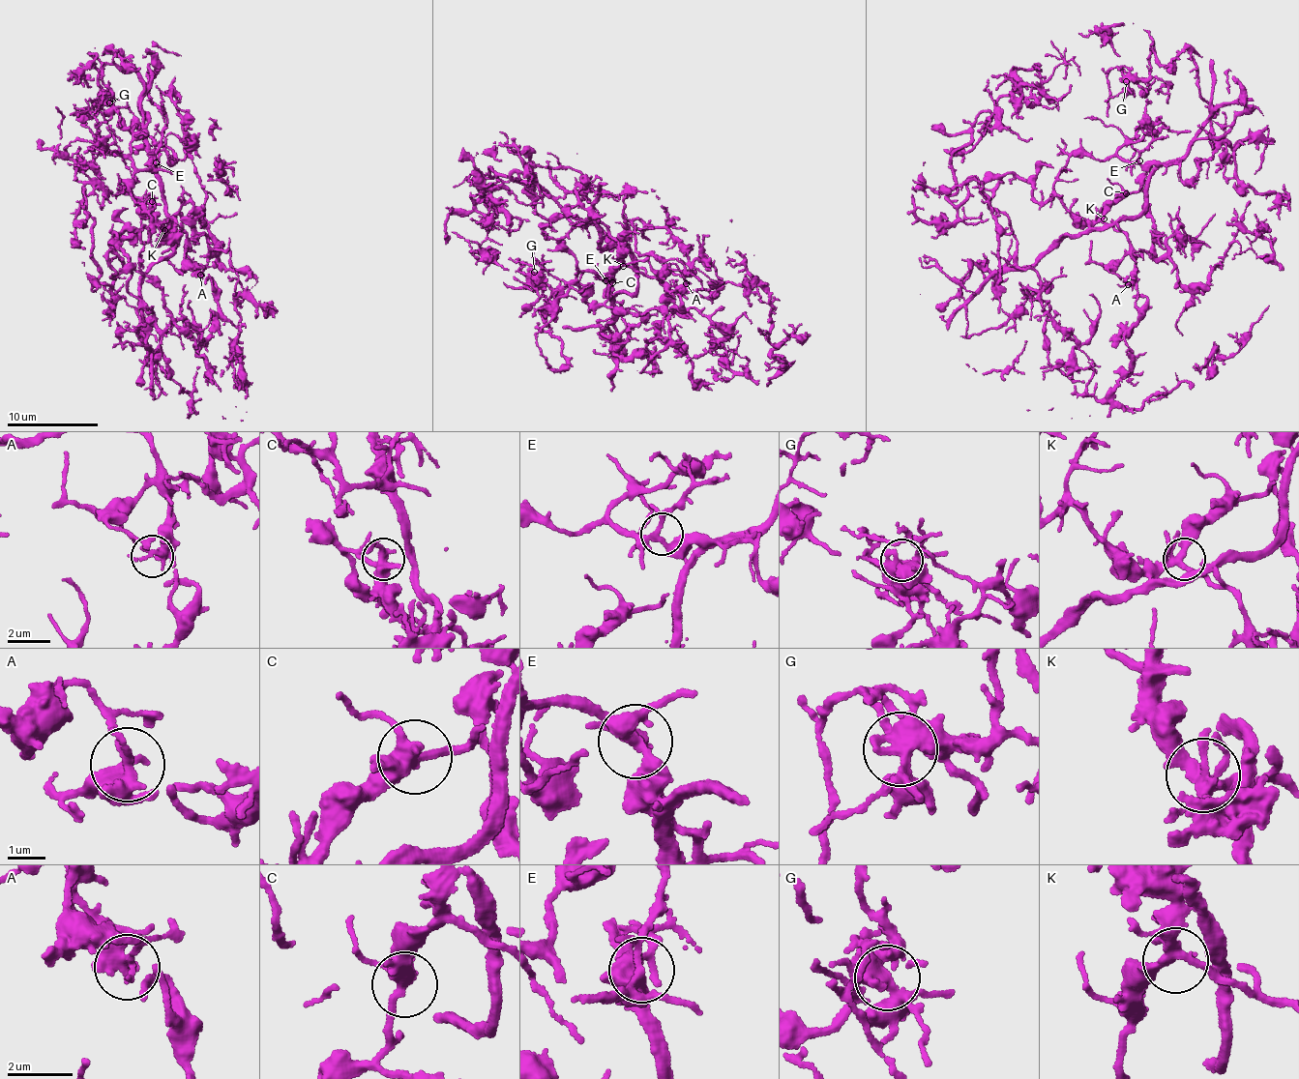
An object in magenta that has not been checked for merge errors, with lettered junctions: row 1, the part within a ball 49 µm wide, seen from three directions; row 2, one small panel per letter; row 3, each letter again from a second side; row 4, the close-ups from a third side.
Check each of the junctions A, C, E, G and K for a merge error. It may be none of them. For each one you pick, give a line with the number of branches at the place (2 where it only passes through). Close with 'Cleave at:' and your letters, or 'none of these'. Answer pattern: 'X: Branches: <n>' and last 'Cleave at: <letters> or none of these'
Cleave at: none of these

